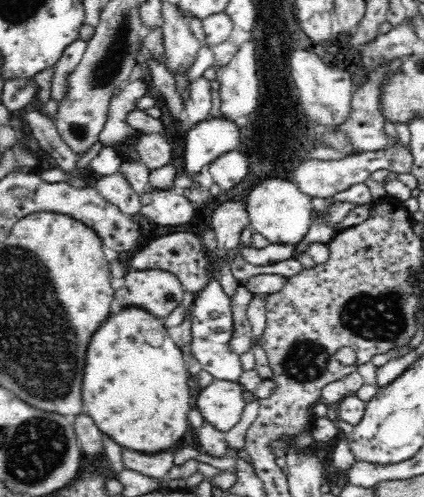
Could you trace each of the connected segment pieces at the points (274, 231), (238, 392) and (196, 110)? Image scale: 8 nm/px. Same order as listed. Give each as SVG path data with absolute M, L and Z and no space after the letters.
M274 176L262 180L250 190L245 200L245 211L251 228L268 240L268 243L298 244L310 228L311 196L302 192L294 182Z
M214 379L206 389L194 395L193 405L203 412L204 420L225 433L242 418L247 403L244 393L238 381Z
M204 75L192 80L185 108L190 121L194 124L208 118L212 110L212 90L214 90L214 85L215 83L204 77Z

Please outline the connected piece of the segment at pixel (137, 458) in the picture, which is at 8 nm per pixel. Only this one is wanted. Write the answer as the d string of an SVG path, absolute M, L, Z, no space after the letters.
M123 448L122 454L125 467L154 479L166 479L169 470L173 467L172 450L146 453Z

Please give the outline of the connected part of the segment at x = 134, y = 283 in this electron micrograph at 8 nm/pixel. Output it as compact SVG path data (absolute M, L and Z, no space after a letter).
M130 269L124 277L125 285L115 292L122 306L136 305L165 320L184 302L184 285L174 273Z

